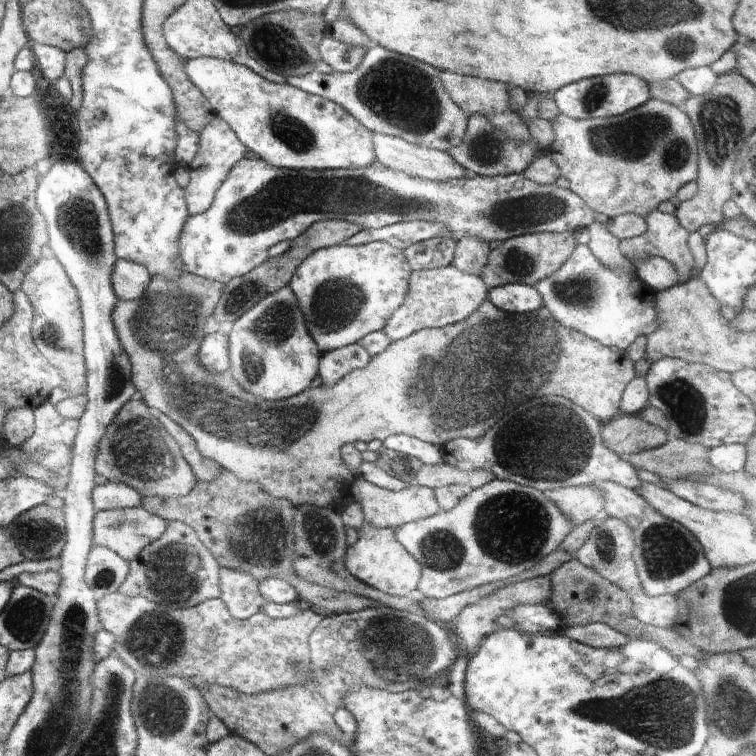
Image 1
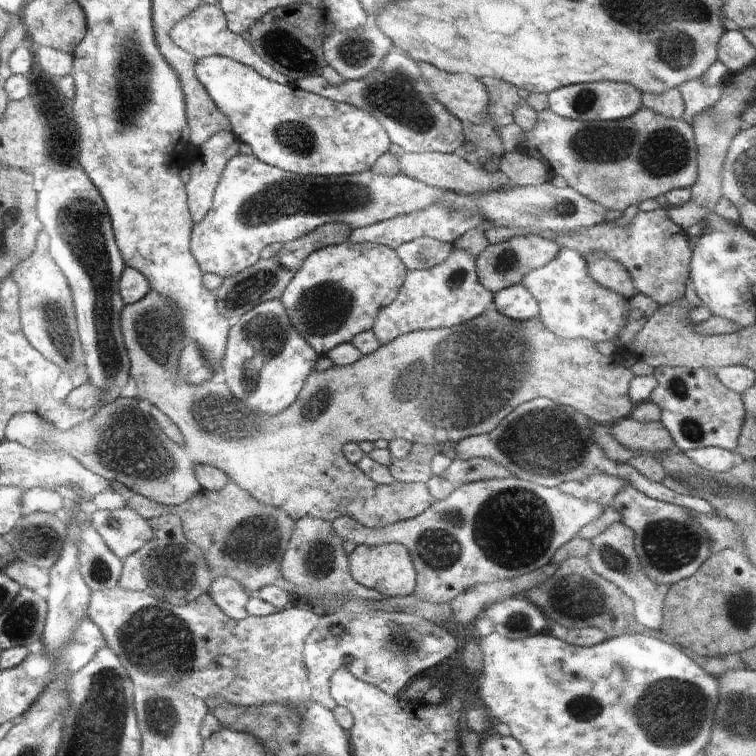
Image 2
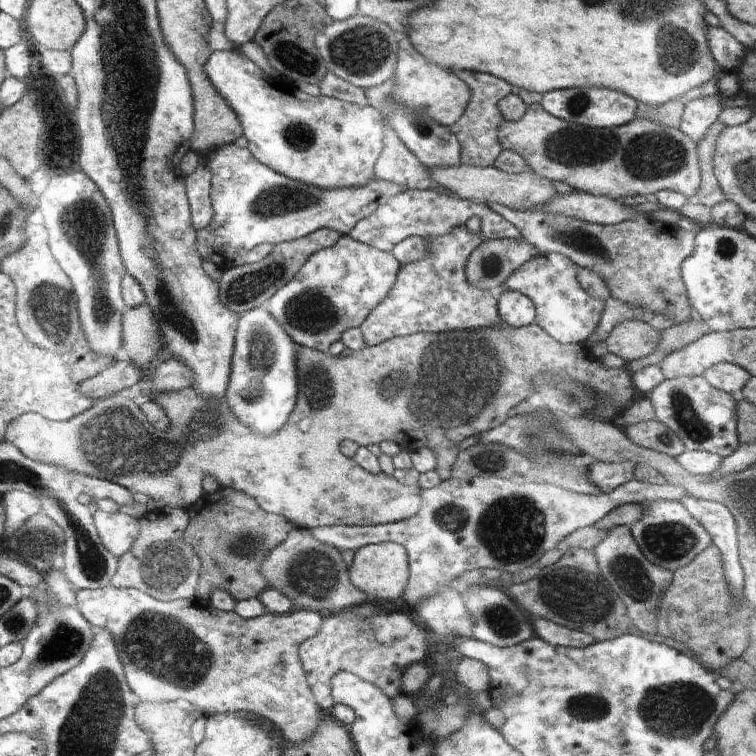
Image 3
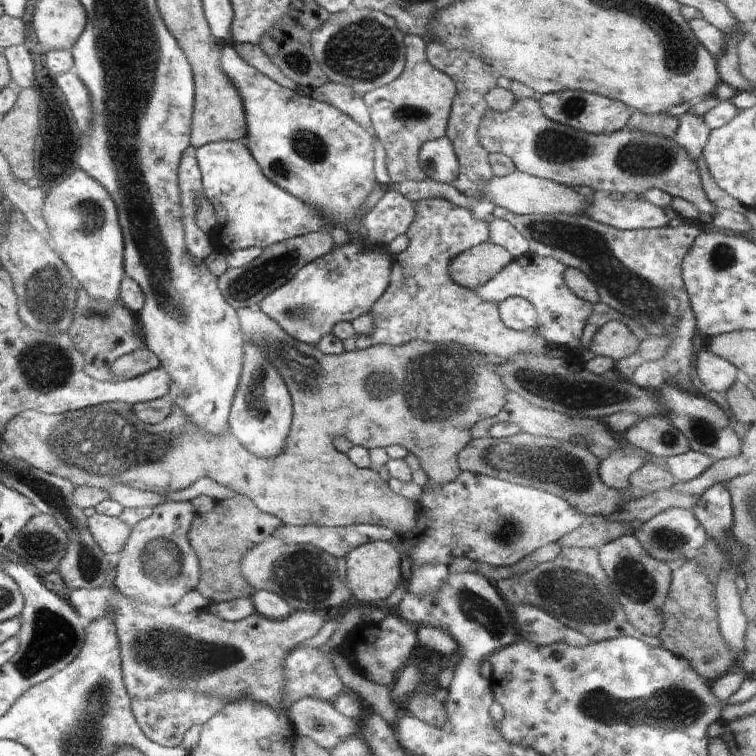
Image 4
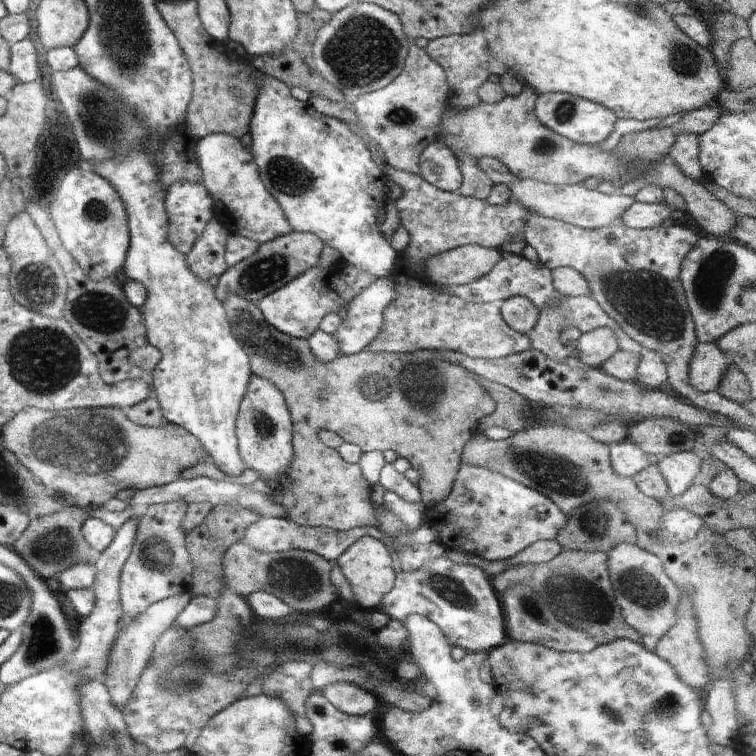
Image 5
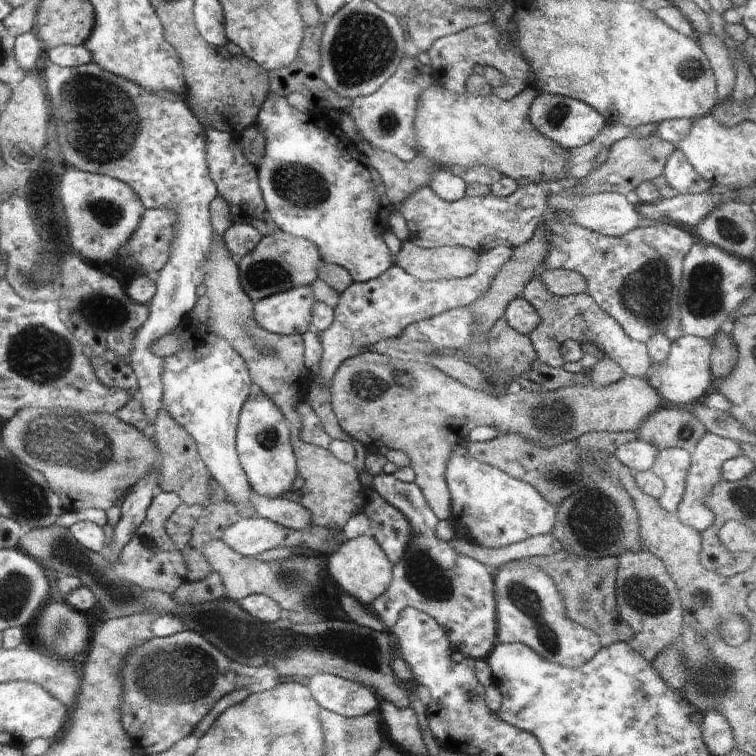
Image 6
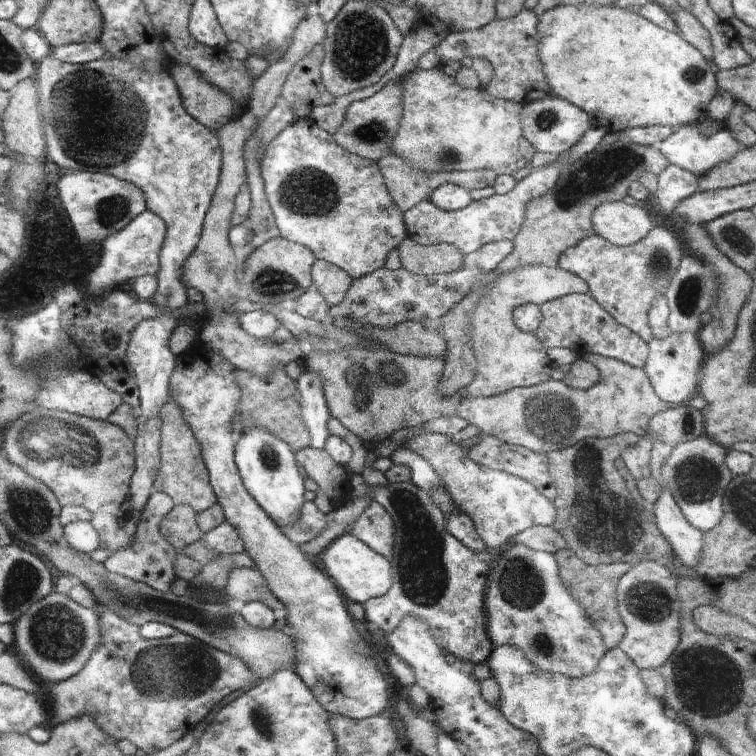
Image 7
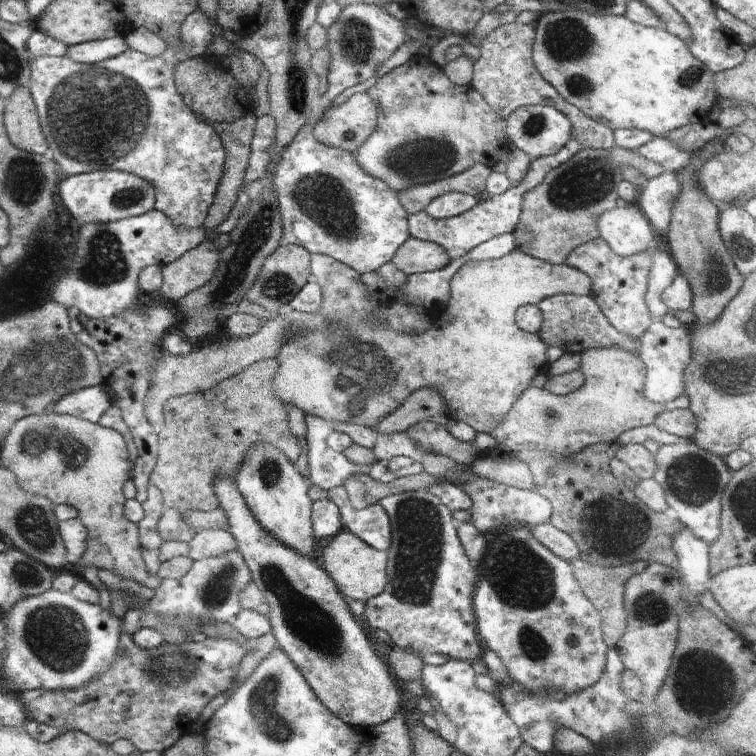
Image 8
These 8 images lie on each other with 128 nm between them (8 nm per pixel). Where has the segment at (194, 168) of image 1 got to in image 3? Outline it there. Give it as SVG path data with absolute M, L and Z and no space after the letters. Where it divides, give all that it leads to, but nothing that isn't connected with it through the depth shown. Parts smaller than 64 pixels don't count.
M212 144L204 150L200 150L198 155L198 168L185 178L185 188L187 200L189 202L190 214L192 214L192 224L194 228L202 230L212 222L211 198L209 195L210 178L212 178L212 168L210 160L214 154L223 146Z

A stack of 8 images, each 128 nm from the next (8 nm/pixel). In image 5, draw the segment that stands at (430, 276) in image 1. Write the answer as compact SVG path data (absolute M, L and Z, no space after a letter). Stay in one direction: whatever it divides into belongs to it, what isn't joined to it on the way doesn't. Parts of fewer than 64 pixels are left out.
M386 165L384 173L388 181L392 181L402 188L402 196L394 201L398 212L400 212L400 222L404 230L410 235L410 244L399 256L398 263L394 266L390 276L396 282L396 294L390 305L386 306L383 314L382 328L380 332L366 349L369 351L390 352L400 354L412 354L418 350L449 350L459 352L470 358L481 358L484 360L498 360L506 358L510 354L520 354L534 350L528 334L520 334L512 330L500 314L499 307L494 303L466 303L462 298L448 296L440 292L440 285L432 283L432 280L420 272L420 266L426 258L436 256L440 252L452 250L464 245L478 245L500 249L500 246L514 236L524 236L524 224L528 220L531 212L528 212L522 202L508 200L504 205L488 206L485 200L475 198L464 198L460 193L442 191L431 184L428 184L421 176L410 174L410 172L394 170Z

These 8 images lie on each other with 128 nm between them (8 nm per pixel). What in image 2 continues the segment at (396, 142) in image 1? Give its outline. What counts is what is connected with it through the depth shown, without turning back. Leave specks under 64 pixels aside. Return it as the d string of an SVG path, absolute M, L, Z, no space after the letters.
M391 145L388 150L393 150L396 154L396 162L402 174L442 190L460 192L460 194L488 194L488 192L498 192L508 188L508 183L498 178L496 172L486 172L484 168L470 164L459 152L406 152L396 145Z

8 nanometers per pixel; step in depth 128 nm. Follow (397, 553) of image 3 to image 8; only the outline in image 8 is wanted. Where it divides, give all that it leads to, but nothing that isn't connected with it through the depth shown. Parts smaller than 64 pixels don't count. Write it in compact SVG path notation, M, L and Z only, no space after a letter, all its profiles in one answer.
M350 531L338 532L326 541L323 544L323 556L319 562L346 600L365 603L386 588L387 552L372 548Z

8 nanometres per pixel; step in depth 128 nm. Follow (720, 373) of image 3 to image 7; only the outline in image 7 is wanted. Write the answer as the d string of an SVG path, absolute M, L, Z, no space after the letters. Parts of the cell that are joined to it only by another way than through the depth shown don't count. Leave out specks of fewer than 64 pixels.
M675 332L666 338L658 340L653 338L648 344L648 358L644 365L644 372L648 375L656 396L669 405L687 404L692 397L696 396L698 384L700 384L700 370L704 366L705 352L698 335L692 332Z

